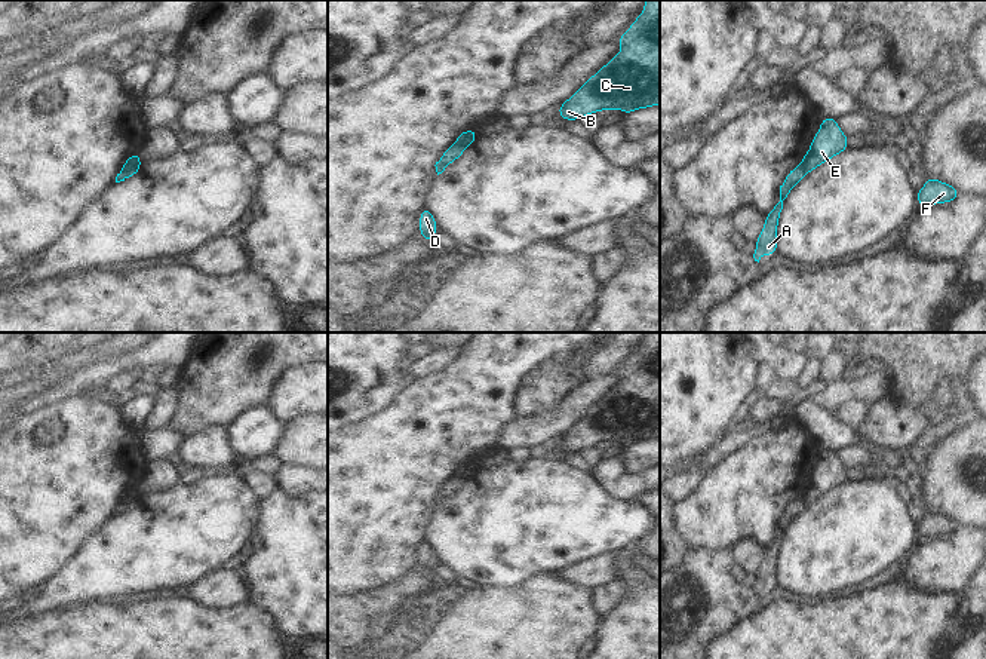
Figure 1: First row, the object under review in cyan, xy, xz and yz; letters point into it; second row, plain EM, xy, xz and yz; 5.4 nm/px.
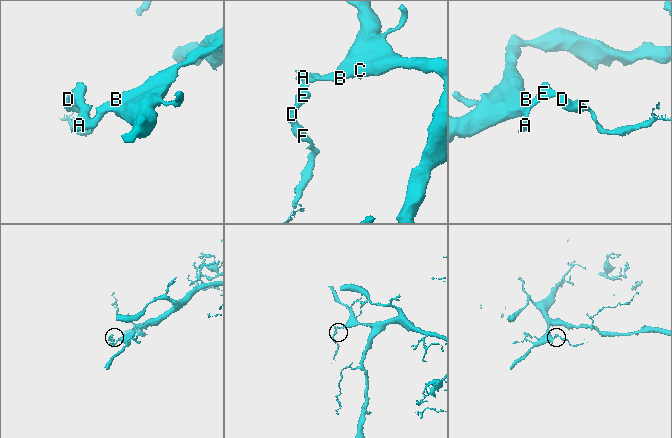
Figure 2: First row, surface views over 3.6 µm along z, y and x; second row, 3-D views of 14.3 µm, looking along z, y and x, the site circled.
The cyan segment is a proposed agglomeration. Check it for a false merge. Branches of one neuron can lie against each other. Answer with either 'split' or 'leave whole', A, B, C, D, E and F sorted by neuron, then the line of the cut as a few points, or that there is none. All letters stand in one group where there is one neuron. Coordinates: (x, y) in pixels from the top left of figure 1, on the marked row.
split; A B C / D E F; cut in xy along (140, 162), (123, 168)

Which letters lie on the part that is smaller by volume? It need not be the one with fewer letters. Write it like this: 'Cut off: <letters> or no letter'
Cut off: D, E, F

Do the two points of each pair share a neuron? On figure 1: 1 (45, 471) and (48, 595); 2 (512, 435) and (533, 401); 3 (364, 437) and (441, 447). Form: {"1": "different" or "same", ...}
{"1": "different", "2": "different", "3": "same"}

